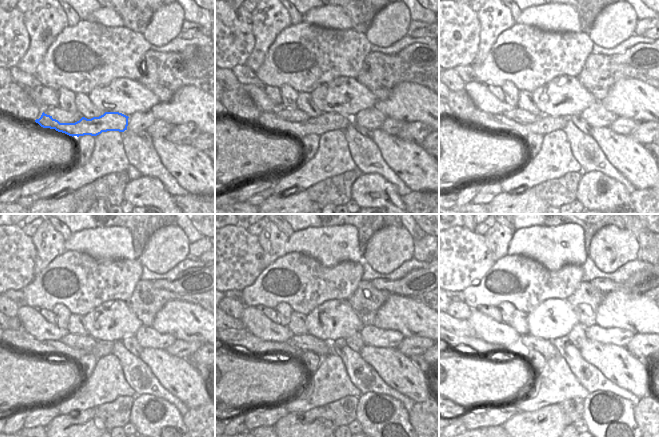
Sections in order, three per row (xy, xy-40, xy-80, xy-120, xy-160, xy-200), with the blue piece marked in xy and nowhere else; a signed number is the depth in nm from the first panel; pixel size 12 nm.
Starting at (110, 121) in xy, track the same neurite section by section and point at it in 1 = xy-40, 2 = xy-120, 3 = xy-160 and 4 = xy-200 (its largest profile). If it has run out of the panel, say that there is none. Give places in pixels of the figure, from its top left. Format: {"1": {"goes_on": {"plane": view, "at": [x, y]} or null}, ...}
{"1": {"goes_on": {"plane": "xy-40", "at": [330, 121]}}, "2": {"goes_on": {"plane": "xy-120", "at": [22, 340]}}, "3": {"goes_on": {"plane": "xy-160", "at": [242, 338]}}, "4": {"goes_on": {"plane": "xy-200", "at": [477, 345]}}}

